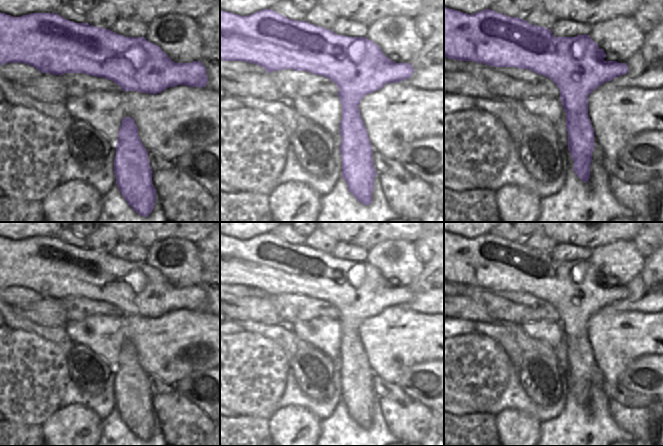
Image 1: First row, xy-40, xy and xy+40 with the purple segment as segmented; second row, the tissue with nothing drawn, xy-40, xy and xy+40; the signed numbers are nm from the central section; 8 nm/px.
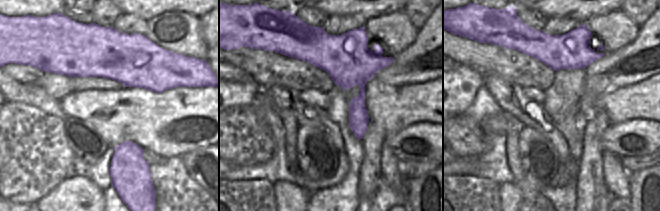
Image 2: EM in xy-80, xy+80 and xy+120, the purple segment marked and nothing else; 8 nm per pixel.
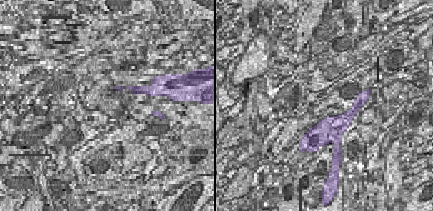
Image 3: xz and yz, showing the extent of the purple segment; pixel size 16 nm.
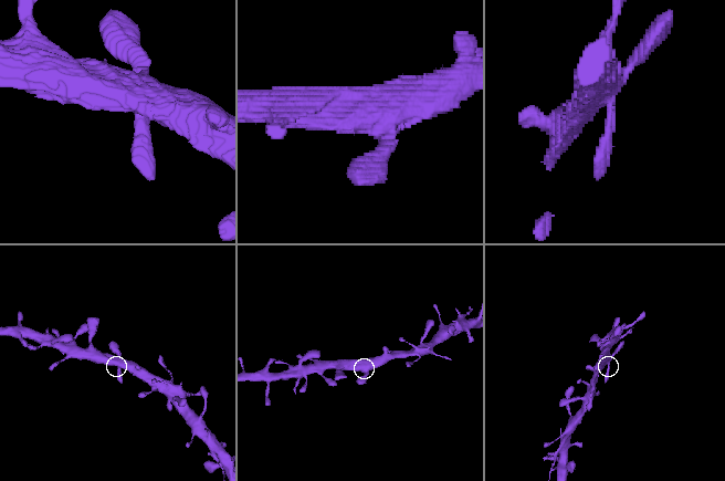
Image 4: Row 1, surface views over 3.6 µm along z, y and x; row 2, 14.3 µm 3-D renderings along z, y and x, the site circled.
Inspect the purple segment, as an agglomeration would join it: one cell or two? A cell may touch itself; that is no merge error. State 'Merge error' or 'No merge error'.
No merge error.

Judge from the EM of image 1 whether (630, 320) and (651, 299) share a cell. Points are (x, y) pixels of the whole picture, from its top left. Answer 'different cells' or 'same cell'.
different cells

